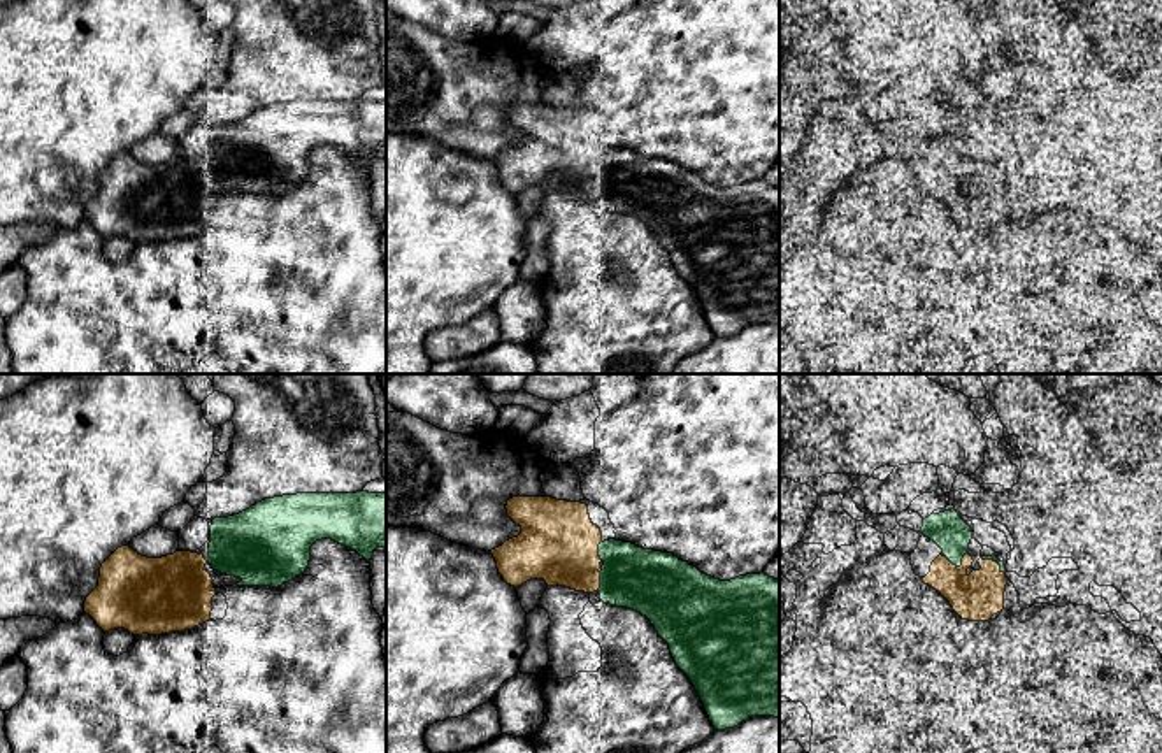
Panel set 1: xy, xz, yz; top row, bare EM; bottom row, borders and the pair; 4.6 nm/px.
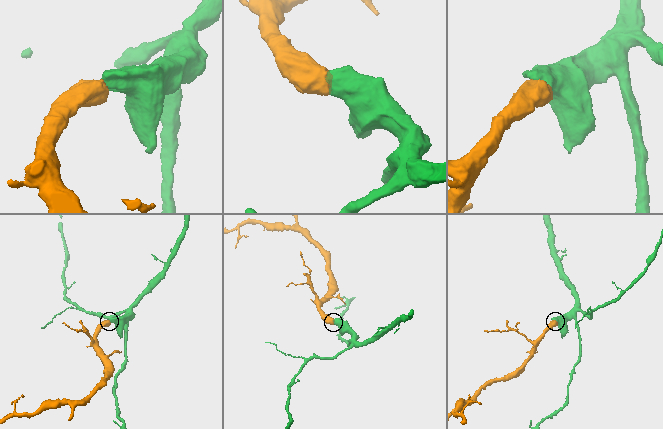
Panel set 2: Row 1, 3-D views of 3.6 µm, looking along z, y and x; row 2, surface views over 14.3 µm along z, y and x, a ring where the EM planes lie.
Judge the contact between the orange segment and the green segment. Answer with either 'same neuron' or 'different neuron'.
same neuron

